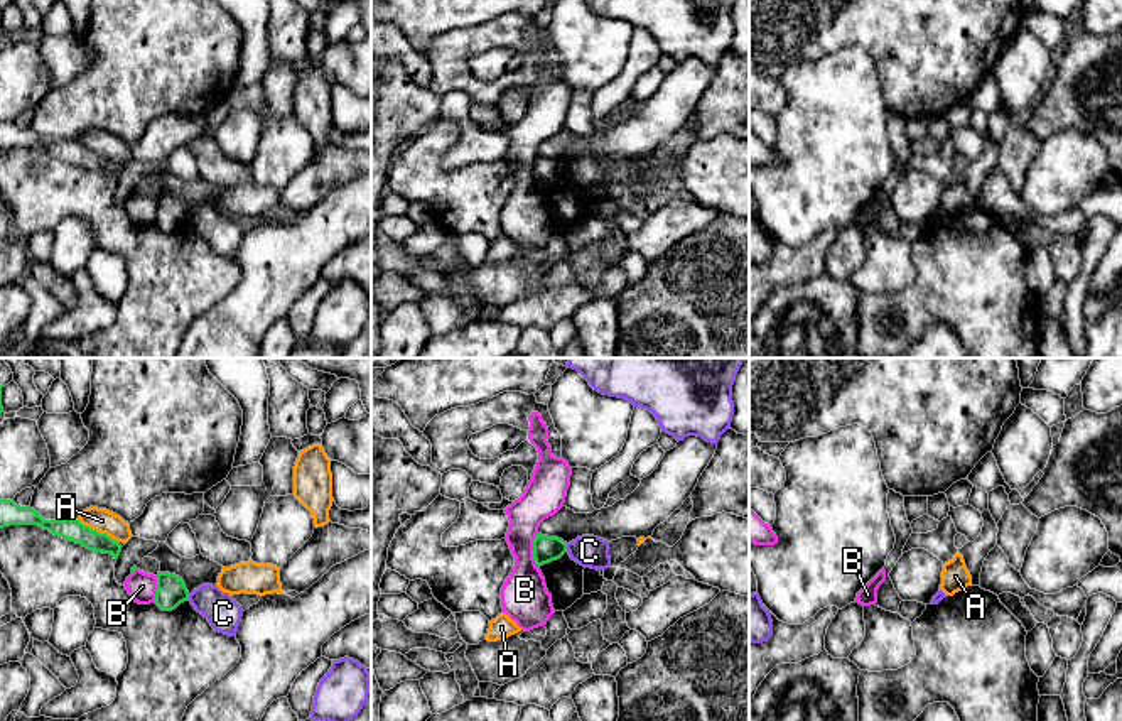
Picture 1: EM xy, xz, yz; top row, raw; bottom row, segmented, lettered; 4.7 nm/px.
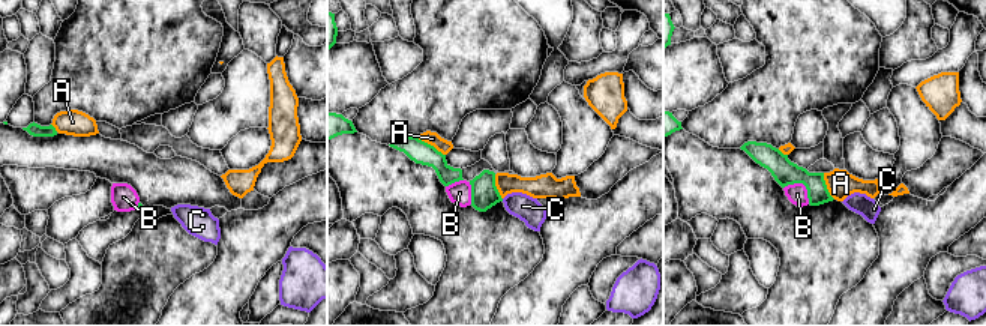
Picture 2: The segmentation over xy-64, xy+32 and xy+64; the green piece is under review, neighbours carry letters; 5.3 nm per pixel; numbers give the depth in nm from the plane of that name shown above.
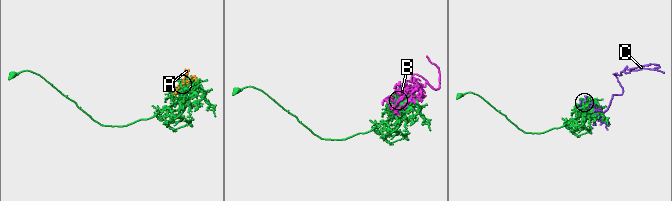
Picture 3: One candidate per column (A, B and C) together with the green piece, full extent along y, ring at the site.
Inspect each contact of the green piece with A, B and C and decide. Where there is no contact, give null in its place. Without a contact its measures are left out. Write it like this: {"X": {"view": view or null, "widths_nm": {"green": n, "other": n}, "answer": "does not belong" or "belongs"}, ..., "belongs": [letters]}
{"A": {"view": "xy", "widths_nm": {"green": 110, "other": 120}, "answer": "does not belong"}, "B": {"view": "xz", "widths_nm": {"green": 130, "other": 220}, "answer": "does not belong"}, "C": {"view": "xz", "widths_nm": {"green": 130, "other": 150}, "answer": "does not belong"}, "belongs": []}

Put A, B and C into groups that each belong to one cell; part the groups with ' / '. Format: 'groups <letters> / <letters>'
groups A / B / C

